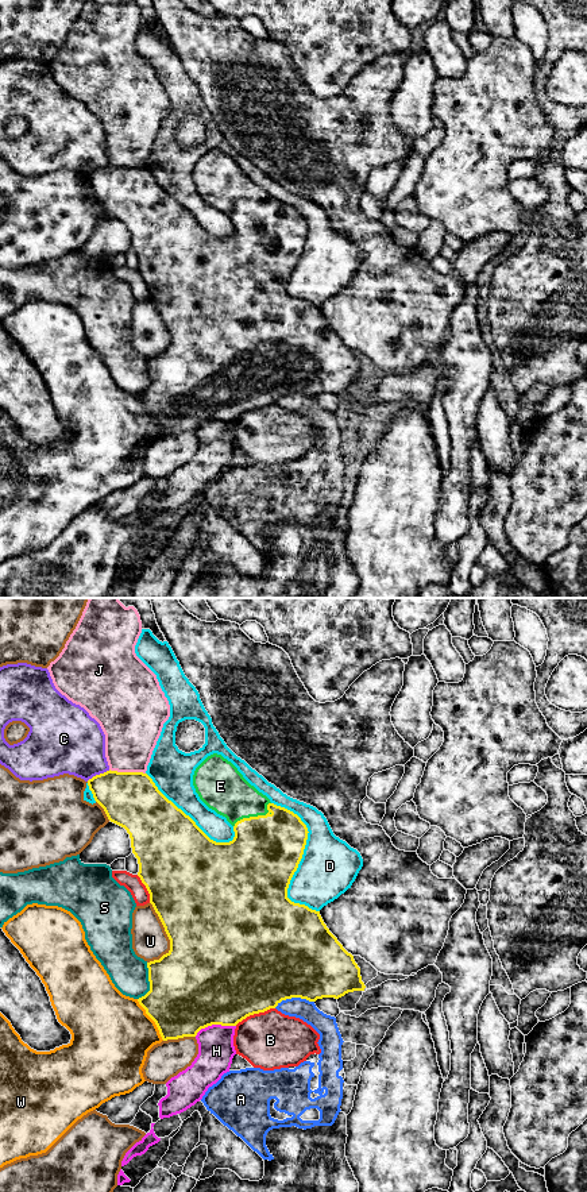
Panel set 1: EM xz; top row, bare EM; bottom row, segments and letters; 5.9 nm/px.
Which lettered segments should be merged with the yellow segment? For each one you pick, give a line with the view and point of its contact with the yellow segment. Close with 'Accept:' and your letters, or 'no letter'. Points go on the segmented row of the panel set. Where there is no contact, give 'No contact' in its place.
E: Touches yellow at xz (254, 817)
Accept: E

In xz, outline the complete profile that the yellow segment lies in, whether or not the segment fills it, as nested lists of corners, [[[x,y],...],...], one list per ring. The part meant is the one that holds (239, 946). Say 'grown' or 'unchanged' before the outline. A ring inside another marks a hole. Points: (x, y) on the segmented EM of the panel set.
grown | [[[213,753],[196,768],[193,775],[193,786],[200,799],[209,809],[225,817],[233,826],[235,837],[229,842],[216,842],[211,840],[189,815],[186,815],[158,790],[147,774],[117,772],[109,769],[89,779],[88,786],[94,801],[104,809],[108,819],[124,828],[130,834],[132,853],[138,859],[139,864],[138,876],[146,886],[150,894],[150,903],[158,914],[170,940],[170,950],[159,960],[147,963],[150,991],[138,999],[139,1004],[146,1010],[146,1014],[155,1022],[163,1041],[196,1037],[201,1029],[212,1025],[236,1026],[247,1017],[275,1008],[282,1000],[291,998],[316,1002],[323,998],[339,999],[348,992],[364,991],[366,985],[362,981],[360,968],[355,963],[354,956],[348,953],[329,931],[320,915],[320,911],[312,910],[305,904],[294,903],[287,898],[290,880],[298,868],[306,845],[309,833],[306,825],[293,811],[271,803],[266,795],[259,792],[243,778],[231,761],[224,759],[221,755]]]

